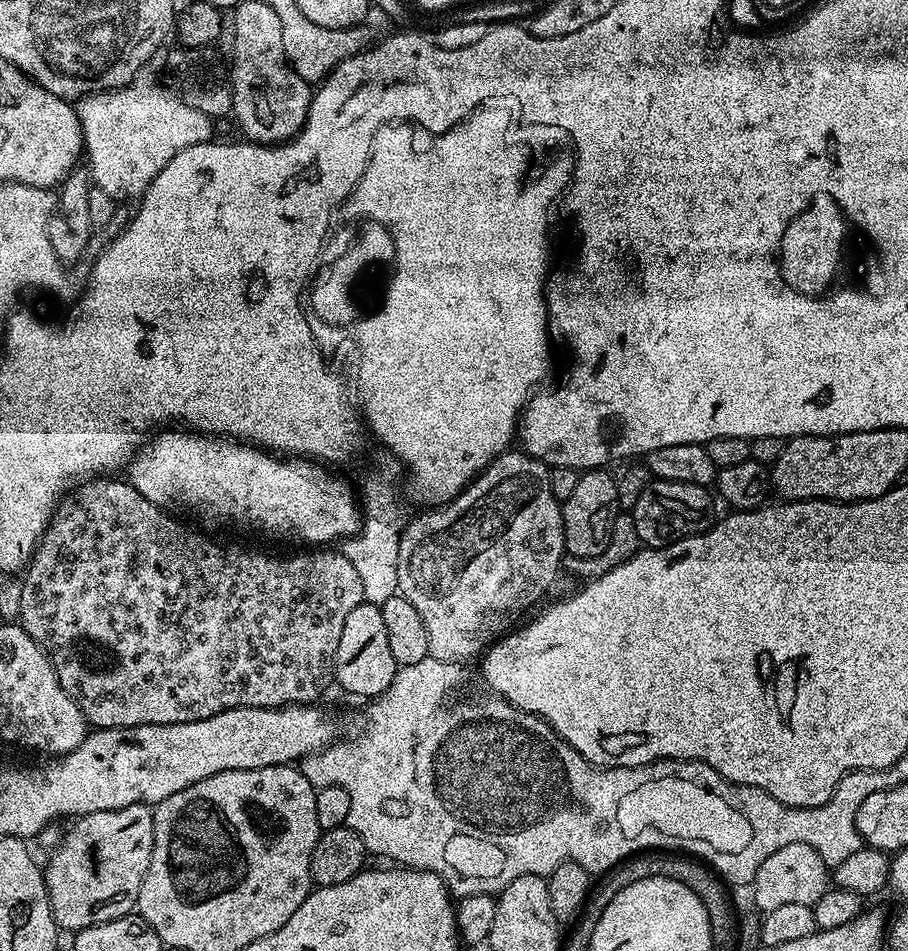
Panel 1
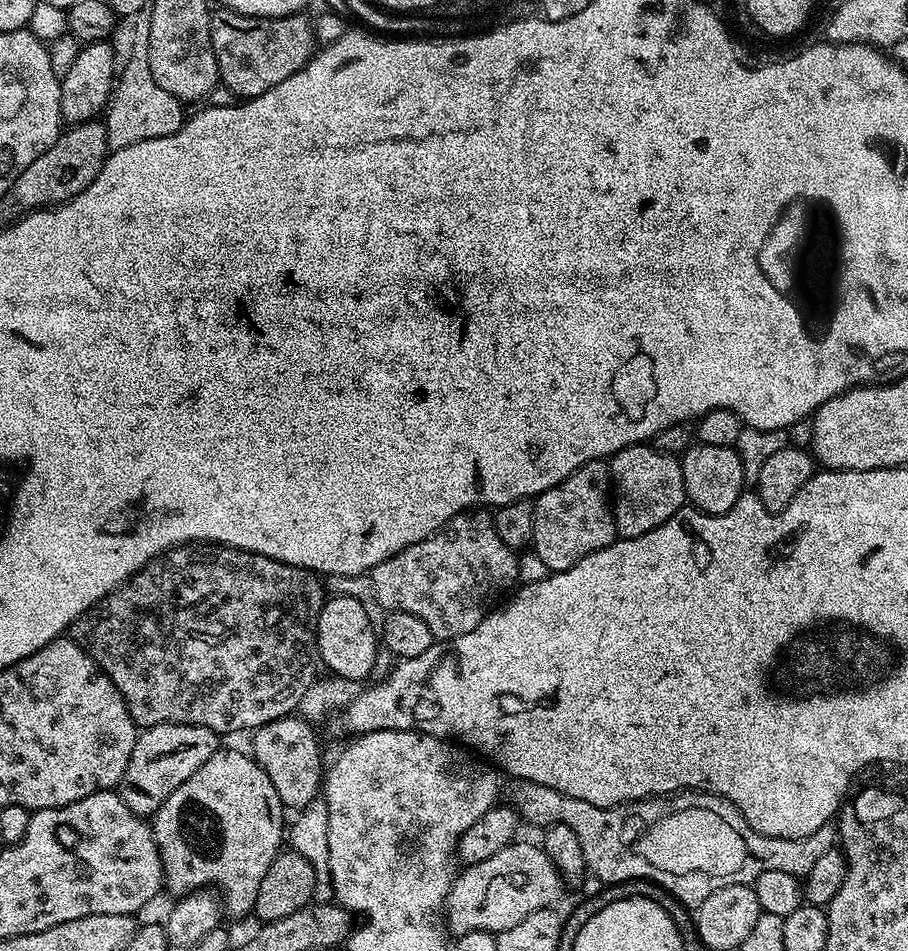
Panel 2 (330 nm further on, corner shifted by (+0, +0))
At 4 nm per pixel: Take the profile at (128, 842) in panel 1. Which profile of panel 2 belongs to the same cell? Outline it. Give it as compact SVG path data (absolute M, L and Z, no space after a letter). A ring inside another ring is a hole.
M159 724L153 728L145 728L137 735L134 750L130 754L130 762L122 774L118 791L122 802L134 814L145 818L155 817L156 812L221 747L221 737L206 726L193 724Z

